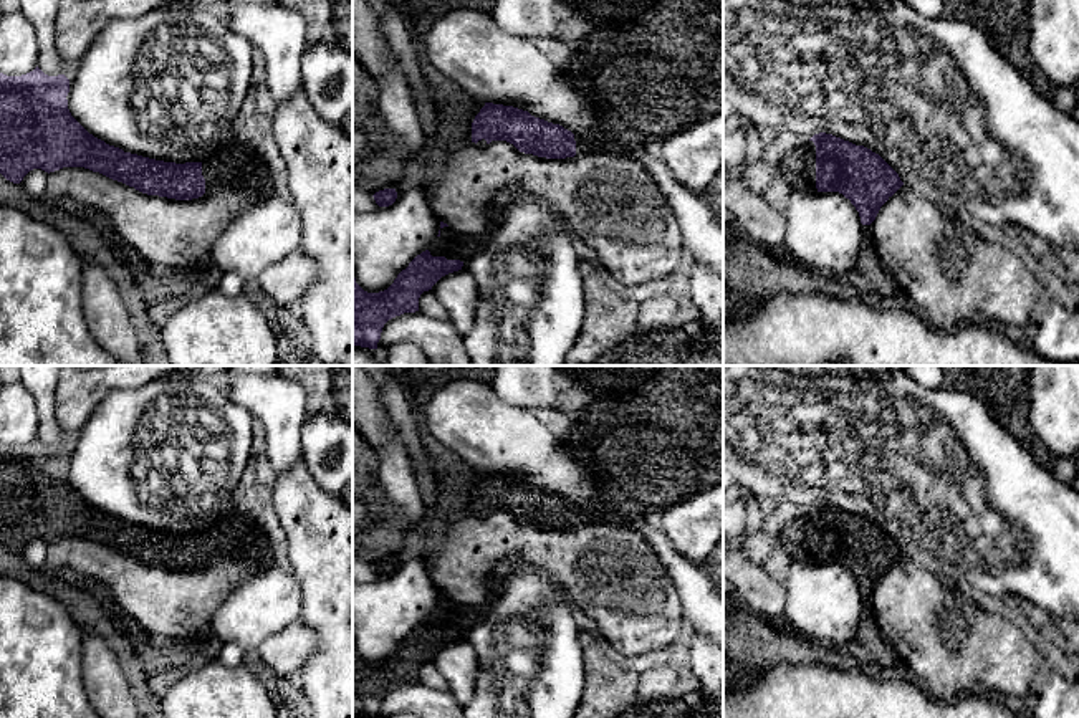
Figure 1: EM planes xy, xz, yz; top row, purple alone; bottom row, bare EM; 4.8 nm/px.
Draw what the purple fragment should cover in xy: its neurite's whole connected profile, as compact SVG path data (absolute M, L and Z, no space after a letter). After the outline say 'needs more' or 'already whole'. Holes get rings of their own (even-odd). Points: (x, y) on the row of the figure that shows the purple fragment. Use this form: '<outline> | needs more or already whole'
M38 66L22 76L0 73L0 174L20 184L33 170L55 172L63 167L84 167L113 180L122 182L147 195L175 200L202 197L218 184L247 184L261 179L257 169L261 154L255 142L230 139L204 162L164 162L124 152L89 134L70 112L70 79L65 74L48 76Z | needs more

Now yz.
M826 132L814 134L808 144L791 151L779 169L793 190L842 194L859 212L862 225L870 225L880 207L904 185L879 154Z | needs more

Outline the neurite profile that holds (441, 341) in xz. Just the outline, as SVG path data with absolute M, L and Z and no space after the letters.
M419 311L389 319L382 328L377 351L384 352L399 341L419 346L430 361L445 366L472 366L457 329L450 323L430 319Z

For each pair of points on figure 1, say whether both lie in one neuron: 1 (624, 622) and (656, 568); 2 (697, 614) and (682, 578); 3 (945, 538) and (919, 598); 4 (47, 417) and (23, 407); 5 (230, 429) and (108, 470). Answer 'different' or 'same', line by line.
1: same
2: same
3: different
4: different
5: same

